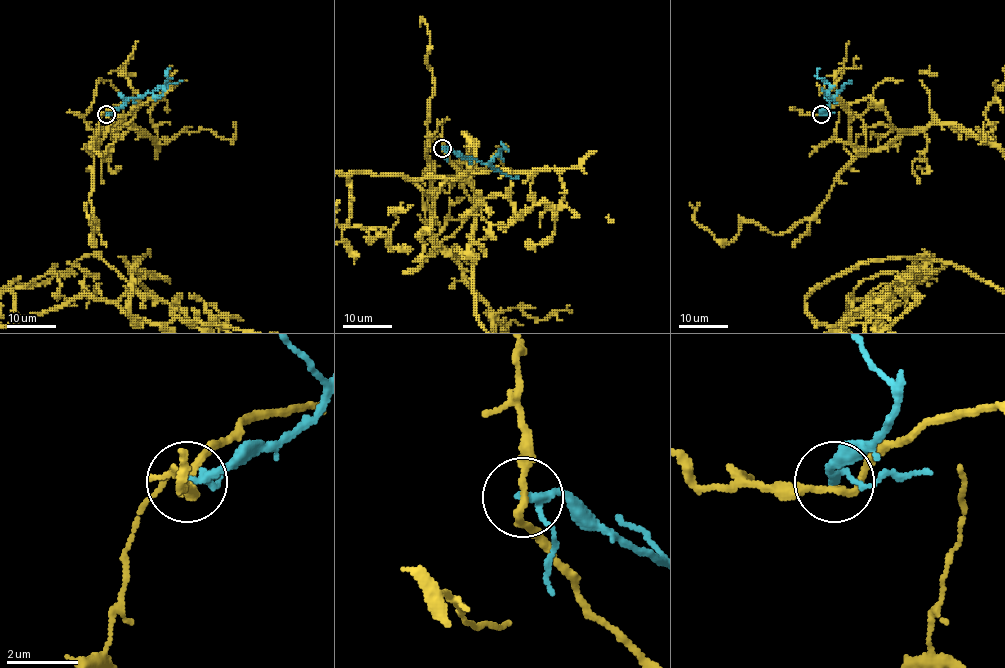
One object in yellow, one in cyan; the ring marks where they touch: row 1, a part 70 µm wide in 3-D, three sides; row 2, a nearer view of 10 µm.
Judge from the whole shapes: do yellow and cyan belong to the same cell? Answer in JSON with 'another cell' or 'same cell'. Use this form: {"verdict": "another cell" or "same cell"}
{"verdict": "another cell"}

